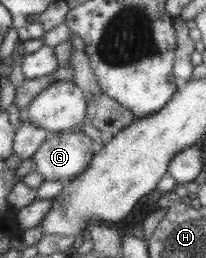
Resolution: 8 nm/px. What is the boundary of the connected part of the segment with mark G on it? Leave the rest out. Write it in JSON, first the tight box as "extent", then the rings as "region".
{"extent":[31,131,97,185],"region":[[[69,131],[61,135],[51,133],[31,156],[32,171],[41,174],[43,180],[59,180],[63,185],[66,185],[87,167],[97,147],[82,131],[78,133]]]}

